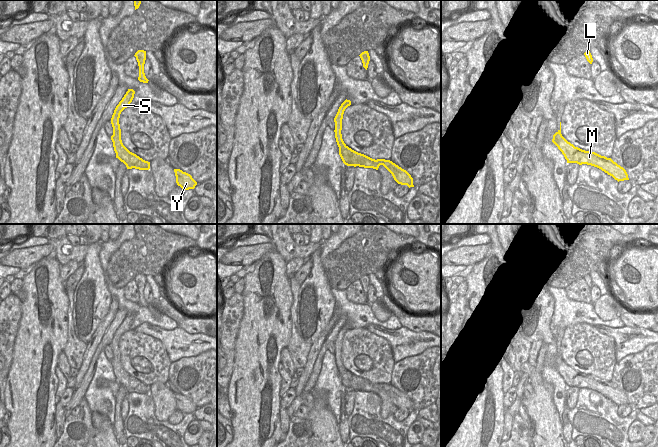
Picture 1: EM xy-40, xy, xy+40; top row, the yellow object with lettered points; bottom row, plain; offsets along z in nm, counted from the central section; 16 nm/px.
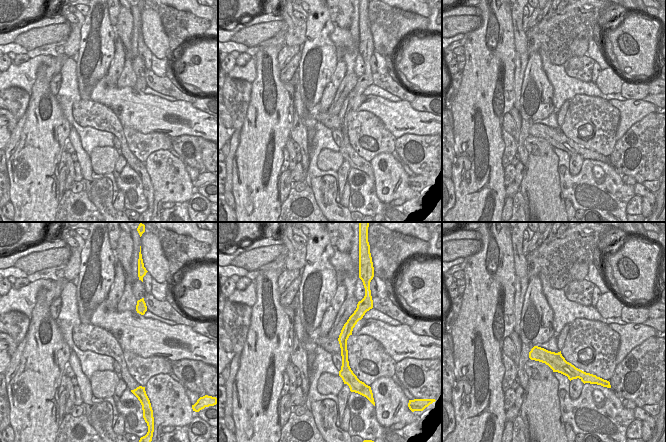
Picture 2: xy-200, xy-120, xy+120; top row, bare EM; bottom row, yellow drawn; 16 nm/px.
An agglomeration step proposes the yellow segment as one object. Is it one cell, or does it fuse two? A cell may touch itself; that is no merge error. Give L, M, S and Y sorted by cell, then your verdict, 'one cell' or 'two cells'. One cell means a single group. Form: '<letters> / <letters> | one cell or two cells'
L S / M Y | two cells

